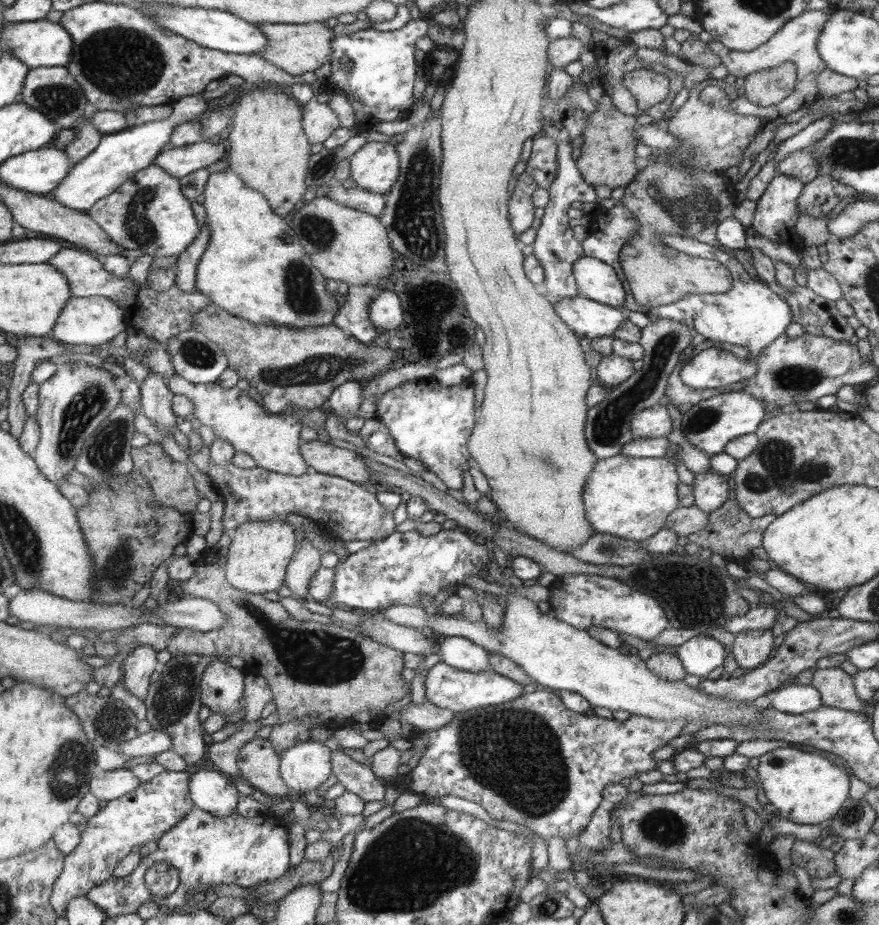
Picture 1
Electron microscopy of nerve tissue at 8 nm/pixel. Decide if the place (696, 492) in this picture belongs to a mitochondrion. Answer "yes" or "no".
no

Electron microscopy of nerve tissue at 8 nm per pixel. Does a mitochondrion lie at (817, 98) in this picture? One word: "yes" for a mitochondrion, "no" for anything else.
no

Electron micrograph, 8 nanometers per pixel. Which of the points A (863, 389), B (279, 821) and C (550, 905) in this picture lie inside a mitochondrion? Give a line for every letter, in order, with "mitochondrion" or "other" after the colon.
A: other
B: other
C: mitochondrion

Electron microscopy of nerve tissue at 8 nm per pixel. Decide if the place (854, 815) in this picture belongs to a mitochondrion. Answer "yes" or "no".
yes

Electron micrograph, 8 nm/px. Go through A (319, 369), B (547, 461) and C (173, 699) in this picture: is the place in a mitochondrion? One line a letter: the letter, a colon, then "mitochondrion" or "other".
A: mitochondrion
B: mitochondrion
C: mitochondrion

